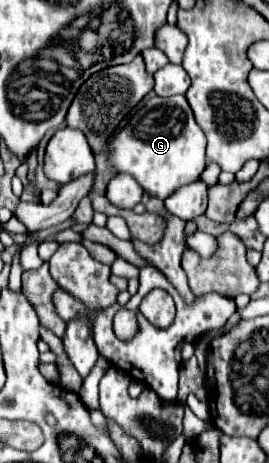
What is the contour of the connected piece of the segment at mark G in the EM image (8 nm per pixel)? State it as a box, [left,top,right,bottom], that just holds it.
[108,95,206,199]

